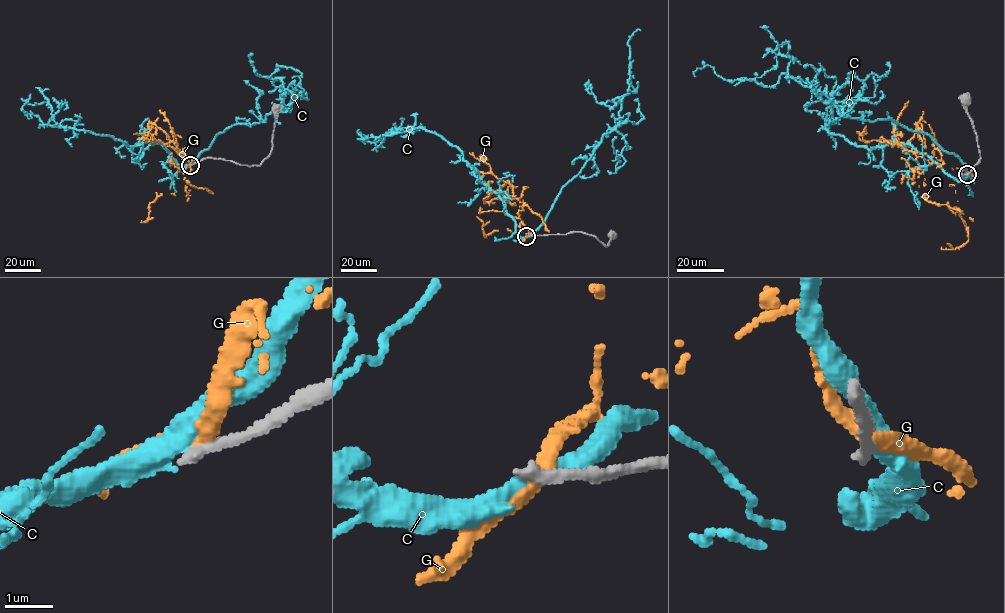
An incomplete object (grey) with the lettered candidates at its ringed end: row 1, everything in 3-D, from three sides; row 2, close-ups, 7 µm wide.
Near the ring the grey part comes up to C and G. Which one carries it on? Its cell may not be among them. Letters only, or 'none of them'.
none of them

